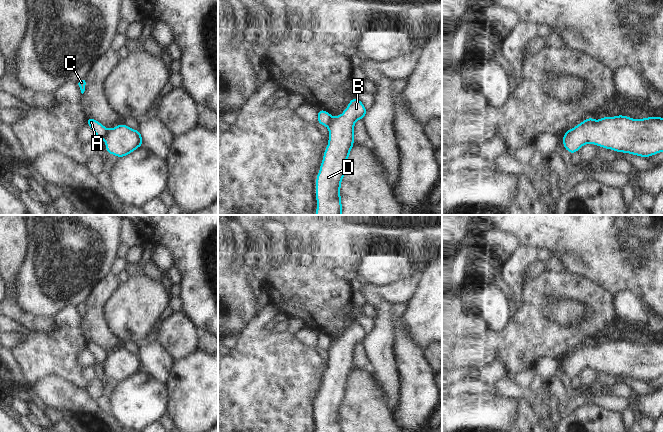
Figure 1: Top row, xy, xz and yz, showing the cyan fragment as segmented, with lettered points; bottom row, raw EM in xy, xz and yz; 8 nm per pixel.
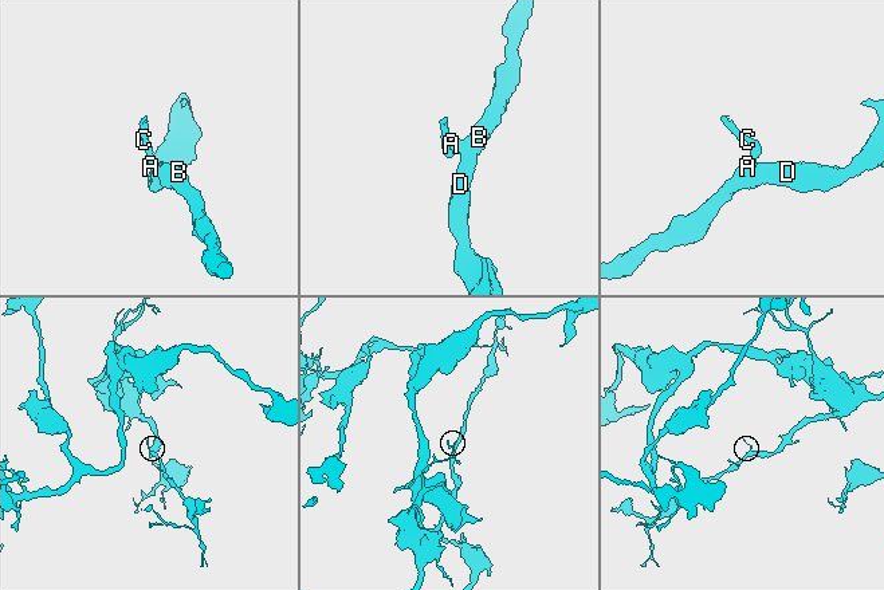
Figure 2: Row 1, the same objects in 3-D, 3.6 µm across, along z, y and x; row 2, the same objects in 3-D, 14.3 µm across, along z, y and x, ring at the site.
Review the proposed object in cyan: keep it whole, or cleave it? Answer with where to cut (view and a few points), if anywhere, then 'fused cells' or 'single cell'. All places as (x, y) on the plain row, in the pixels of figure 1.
cut xy (108, 353), (107, 360), (104, 363); fused cells

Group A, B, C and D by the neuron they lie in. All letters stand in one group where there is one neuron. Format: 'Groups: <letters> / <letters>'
Groups: A C / B D.

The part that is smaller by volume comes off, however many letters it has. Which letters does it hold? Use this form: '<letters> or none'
A, C.

